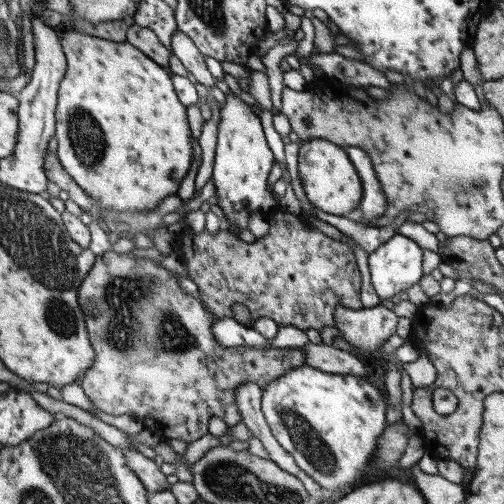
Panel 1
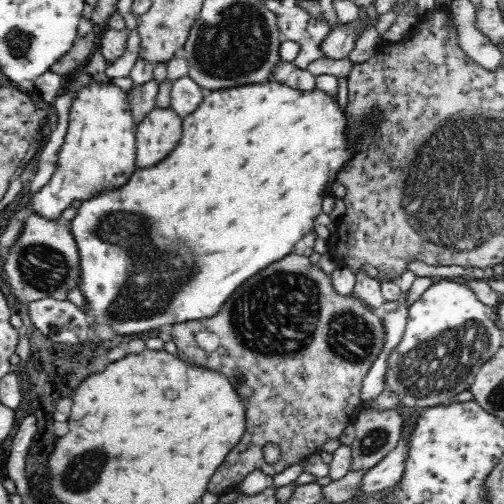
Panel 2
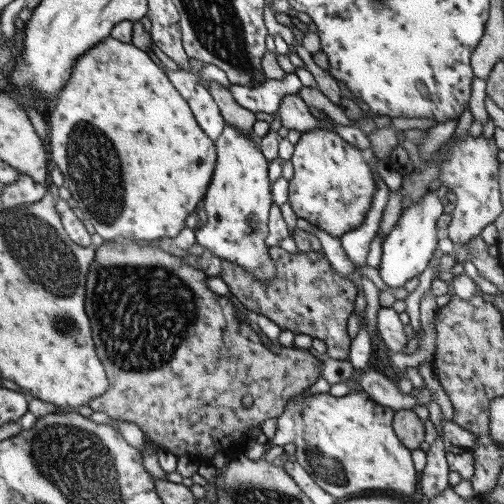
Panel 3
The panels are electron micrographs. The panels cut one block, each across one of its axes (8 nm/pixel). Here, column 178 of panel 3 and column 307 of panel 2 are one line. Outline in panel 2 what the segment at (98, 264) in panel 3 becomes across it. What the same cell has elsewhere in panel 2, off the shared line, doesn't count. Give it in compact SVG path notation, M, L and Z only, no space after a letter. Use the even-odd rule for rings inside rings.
M290 254L280 262L266 266L256 276L246 280L246 284L232 292L232 298L222 304L216 316L170 326L170 332L178 346L176 356L180 360L228 376L246 404L246 432L208 484L208 492L214 496L238 488L244 478L256 470L274 478L308 456L320 452L328 440L338 440L344 428L354 424L364 410L360 400L362 380L382 354L386 338L384 320L380 318L378 310L368 308L354 292L348 298L338 296L332 288L330 276L318 264L310 264L310 258L298 254ZM202 330L220 338L214 352L204 352L198 346L196 334ZM268 442L278 444L282 450L282 460L278 464L268 464L264 460L262 448Z

